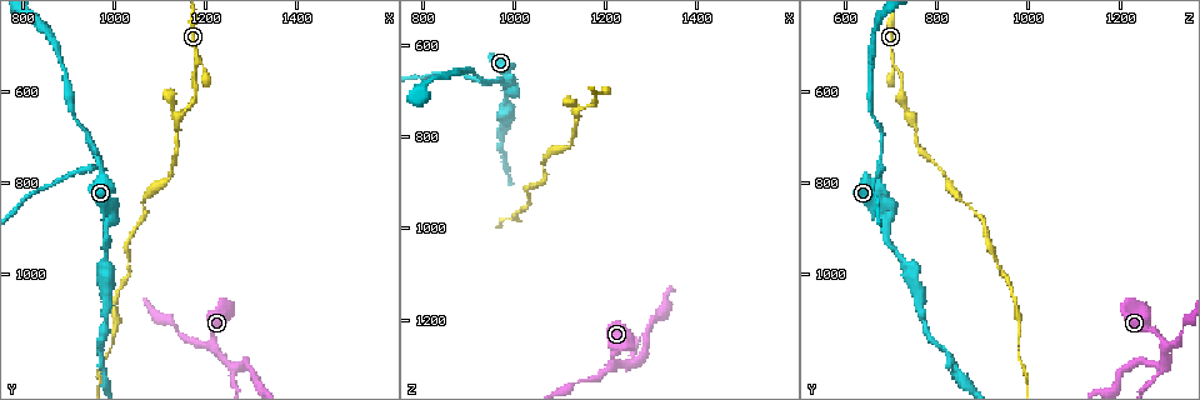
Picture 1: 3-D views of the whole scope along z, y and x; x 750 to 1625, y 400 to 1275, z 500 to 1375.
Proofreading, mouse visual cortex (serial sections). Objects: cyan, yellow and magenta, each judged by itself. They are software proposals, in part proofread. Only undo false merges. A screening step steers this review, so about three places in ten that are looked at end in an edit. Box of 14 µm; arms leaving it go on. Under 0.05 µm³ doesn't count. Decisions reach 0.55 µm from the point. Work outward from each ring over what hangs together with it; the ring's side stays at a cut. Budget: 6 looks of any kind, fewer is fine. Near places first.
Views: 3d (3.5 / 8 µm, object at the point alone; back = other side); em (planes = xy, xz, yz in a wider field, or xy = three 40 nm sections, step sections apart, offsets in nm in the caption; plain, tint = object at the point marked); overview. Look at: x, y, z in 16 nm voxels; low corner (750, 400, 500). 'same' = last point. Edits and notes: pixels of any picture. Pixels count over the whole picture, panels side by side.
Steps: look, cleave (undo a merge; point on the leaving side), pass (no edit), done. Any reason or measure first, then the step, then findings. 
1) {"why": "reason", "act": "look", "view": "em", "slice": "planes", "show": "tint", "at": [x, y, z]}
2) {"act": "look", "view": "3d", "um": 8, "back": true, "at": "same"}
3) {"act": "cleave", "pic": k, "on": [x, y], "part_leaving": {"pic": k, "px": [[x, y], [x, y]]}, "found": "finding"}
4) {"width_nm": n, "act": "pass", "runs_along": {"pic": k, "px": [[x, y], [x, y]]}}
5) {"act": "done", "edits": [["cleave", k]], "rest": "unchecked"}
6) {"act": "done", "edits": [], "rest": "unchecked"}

{"why": "two arms in line, one across", "act": "look", "view": "em", "slice": "xy", "step": 3, "show": "tint", "at": [965, 760, 675]}

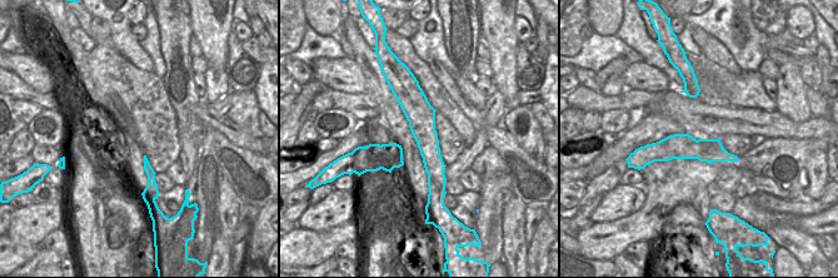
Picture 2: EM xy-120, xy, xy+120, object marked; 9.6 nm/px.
{"why": "wider look", "act": "look", "view": "3d", "um": 3.5, "at": "same"}

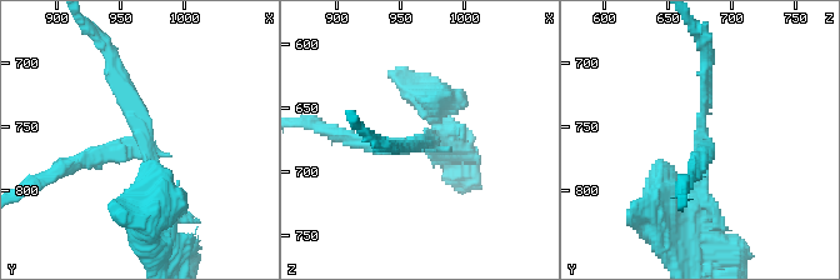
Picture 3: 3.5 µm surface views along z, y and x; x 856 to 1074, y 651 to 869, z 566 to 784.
{"act": "cleave", "pic": 3, "on": [93, 163], "found": "a second cell is stuck on"}

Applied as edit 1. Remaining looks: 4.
{"act": "look", "view": "overview"}

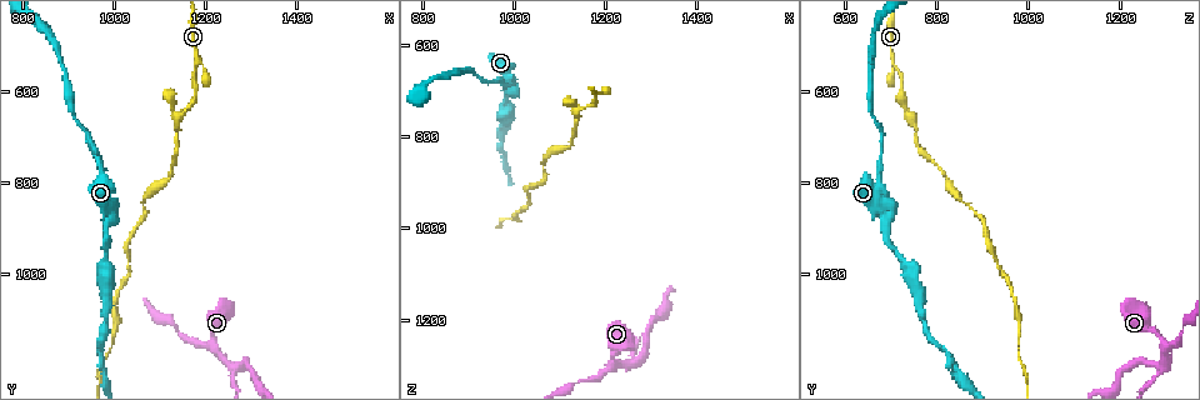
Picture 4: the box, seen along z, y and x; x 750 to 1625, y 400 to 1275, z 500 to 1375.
{"act": "look", "view": "3d", "um": 8, "at": [1140, 660, 735]}

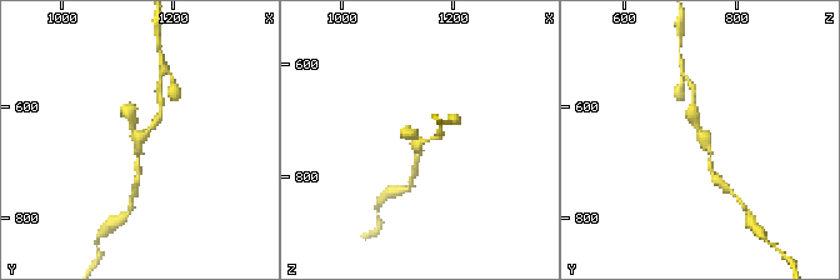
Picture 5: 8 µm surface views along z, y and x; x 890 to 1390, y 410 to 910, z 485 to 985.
{"arms": 3, "arm_widths_nm": [150, 150, 250], "why": "now the EM", "act": "look", "view": "em", "slice": "planes", "show": "tint", "at": [1145, 655, 740]}

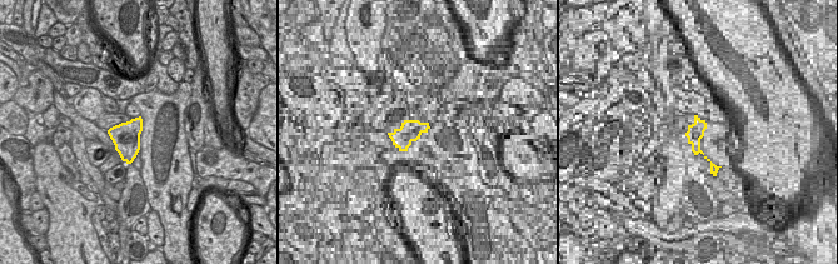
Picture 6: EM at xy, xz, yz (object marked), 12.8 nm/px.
{"act": "pass", "runs_along": {"pic": 5, "px": [[160, 110], [139, 141], [139, 173]]}, "found": "all the same cell"}

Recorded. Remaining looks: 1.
{"act": "done", "edits": [["cleave", 3]], "rest": "unchecked"}

